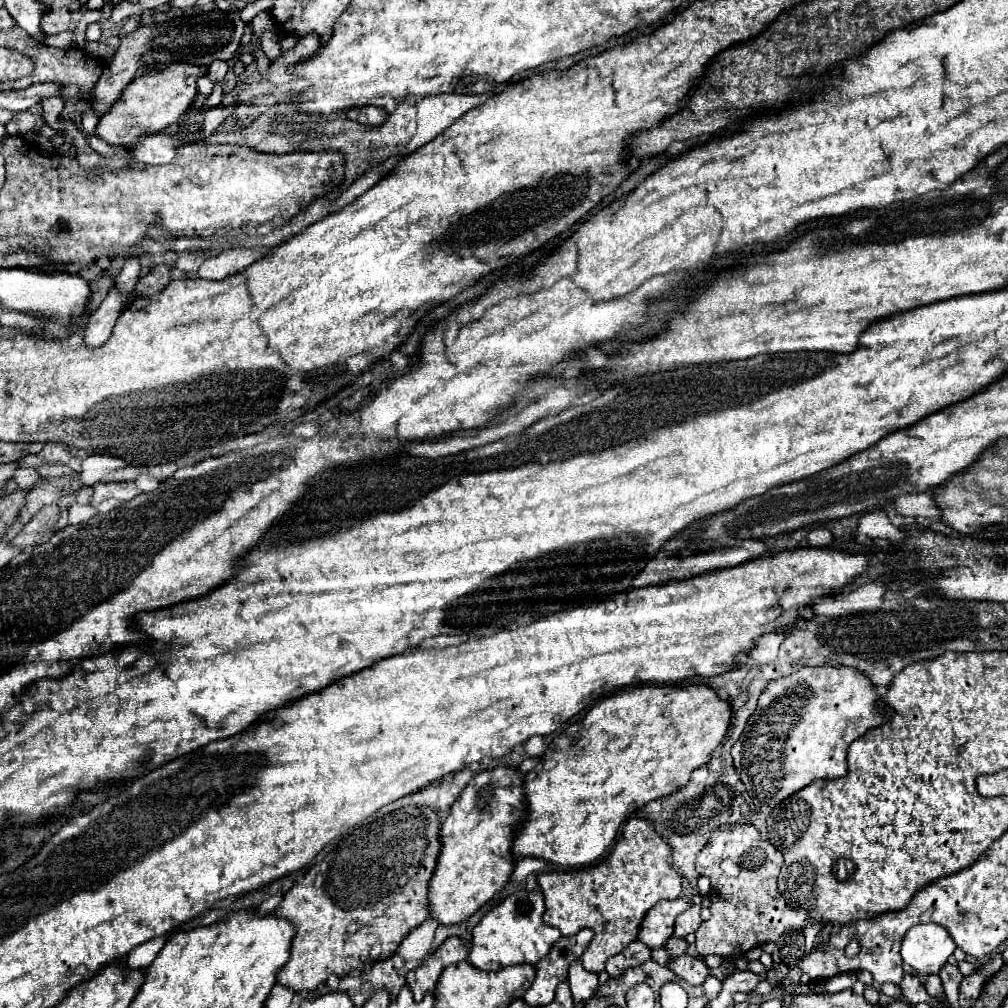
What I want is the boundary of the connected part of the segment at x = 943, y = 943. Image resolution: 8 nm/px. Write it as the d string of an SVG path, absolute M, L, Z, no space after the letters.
M922 923L912 927L902 941L902 959L918 975L938 973L948 957L956 951L950 933L936 923Z

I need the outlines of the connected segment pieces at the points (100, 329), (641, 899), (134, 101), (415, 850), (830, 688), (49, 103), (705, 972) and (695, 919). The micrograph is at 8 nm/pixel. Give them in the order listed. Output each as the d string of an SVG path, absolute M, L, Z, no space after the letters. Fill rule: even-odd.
M112 285L102 305L88 317L84 341L88 347L100 347L112 333L112 327L124 307L124 291L118 285Z
M630 819L620 833L620 839L612 847L610 855L606 855L598 865L578 871L552 871L538 875L538 885L542 889L542 895L546 899L546 911L544 921L550 927L560 929L562 935L574 935L576 931L588 927L594 931L594 939L580 957L580 963L586 971L600 973L606 965L606 961L612 955L618 955L624 951L632 941L638 939L638 931L642 925L644 915L652 905L656 905L662 899L678 899L682 891L680 875L672 869L672 847L652 829L652 825L644 819Z
M172 63L156 73L144 73L136 77L120 95L120 99L100 117L96 127L96 137L110 145L130 147L144 141L148 135L160 133L168 125L176 123L178 115L188 109L196 93L196 77L204 73L206 67L196 67L188 63Z
M394 801L390 805L386 805L384 809L378 809L370 819L364 819L360 825L354 825L352 829L348 829L346 835L340 837L338 845L314 867L308 869L308 873L282 897L280 905L272 911L274 917L278 919L286 919L294 925L296 935L292 937L292 947L290 947L290 959L288 963L280 969L280 973L276 975L276 983L284 985L286 989L294 989L296 993L300 991L312 991L318 989L320 985L326 983L326 979L330 975L338 975L344 977L350 971L362 971L364 965L374 963L374 961L382 961L388 959L390 955L394 955L394 951L398 949L398 945L402 943L402 939L414 929L418 927L422 921L428 919L428 881L432 877L432 871L436 867L436 855L440 849L440 841L438 841L438 829L440 829L440 813L430 809L430 807L414 807L414 805L404 805L400 801Z
M804 667L788 677L774 679L766 685L758 699L758 707L748 717L748 723L740 739L732 747L734 767L742 777L750 795L756 797L756 805L778 805L782 799L800 791L816 779L836 779L846 775L846 751L848 745L858 739L864 729L884 723L884 709L878 705L880 697L876 687L864 673L844 667Z
M48 97L48 99L42 99L42 111L44 111L44 117L48 121L50 127L58 129L62 127L60 125L60 111L64 107L64 101L60 97Z
M682 955L682 957L676 957L672 963L670 963L670 969L684 981L688 981L690 985L702 985L706 981L706 977L710 975L710 969L704 961L698 961L690 955Z
M694 905L688 911L684 911L684 913L678 915L676 925L674 925L674 935L676 937L686 937L690 933L696 933L696 929L700 927L700 923L702 923L702 919L700 919L700 907Z

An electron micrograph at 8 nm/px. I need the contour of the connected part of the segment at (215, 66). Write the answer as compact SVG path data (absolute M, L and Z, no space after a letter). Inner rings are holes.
M214 61L214 63L208 67L208 73L210 73L210 77L212 77L214 81L218 81L218 79L222 79L222 77L226 75L228 69L230 69L230 65L228 65L226 61Z

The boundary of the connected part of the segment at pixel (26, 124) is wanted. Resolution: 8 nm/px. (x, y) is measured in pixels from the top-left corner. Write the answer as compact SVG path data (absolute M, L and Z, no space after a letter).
M20 111L16 113L8 123L6 123L6 131L8 135L16 135L16 137L22 137L26 135L28 131L38 131L40 127L44 127L46 121L42 115L36 115L36 113L30 113L30 111Z

